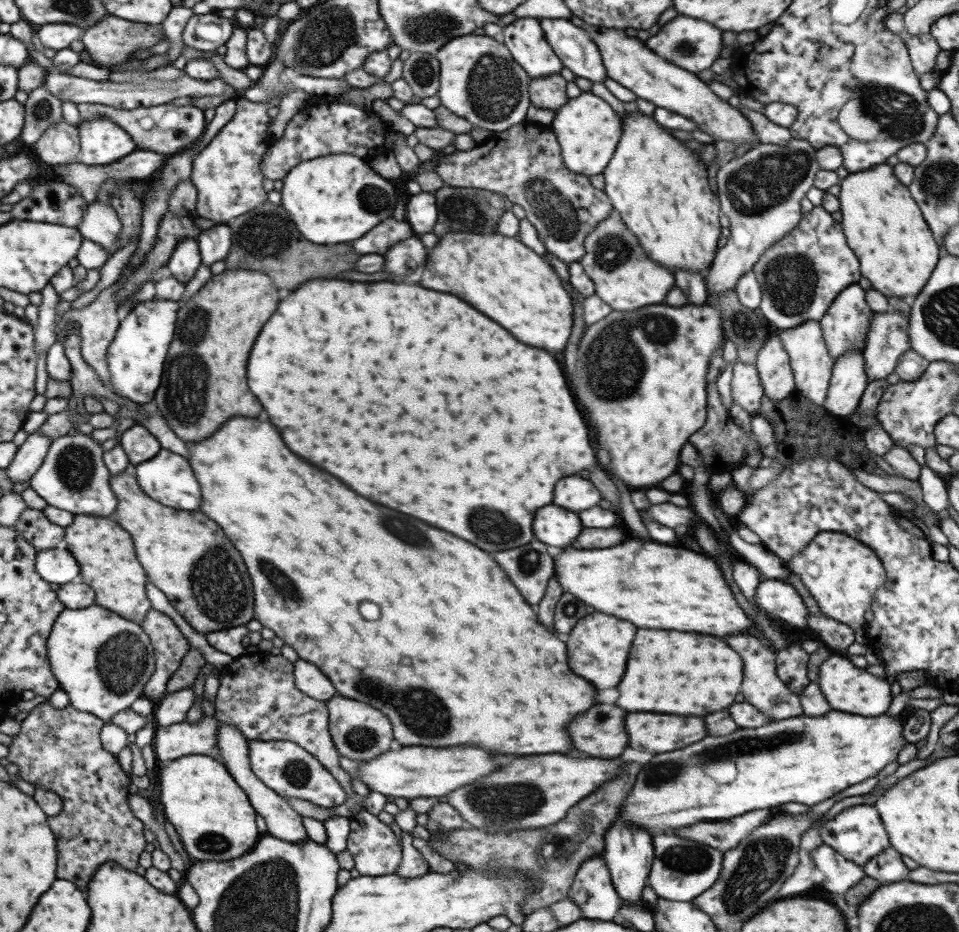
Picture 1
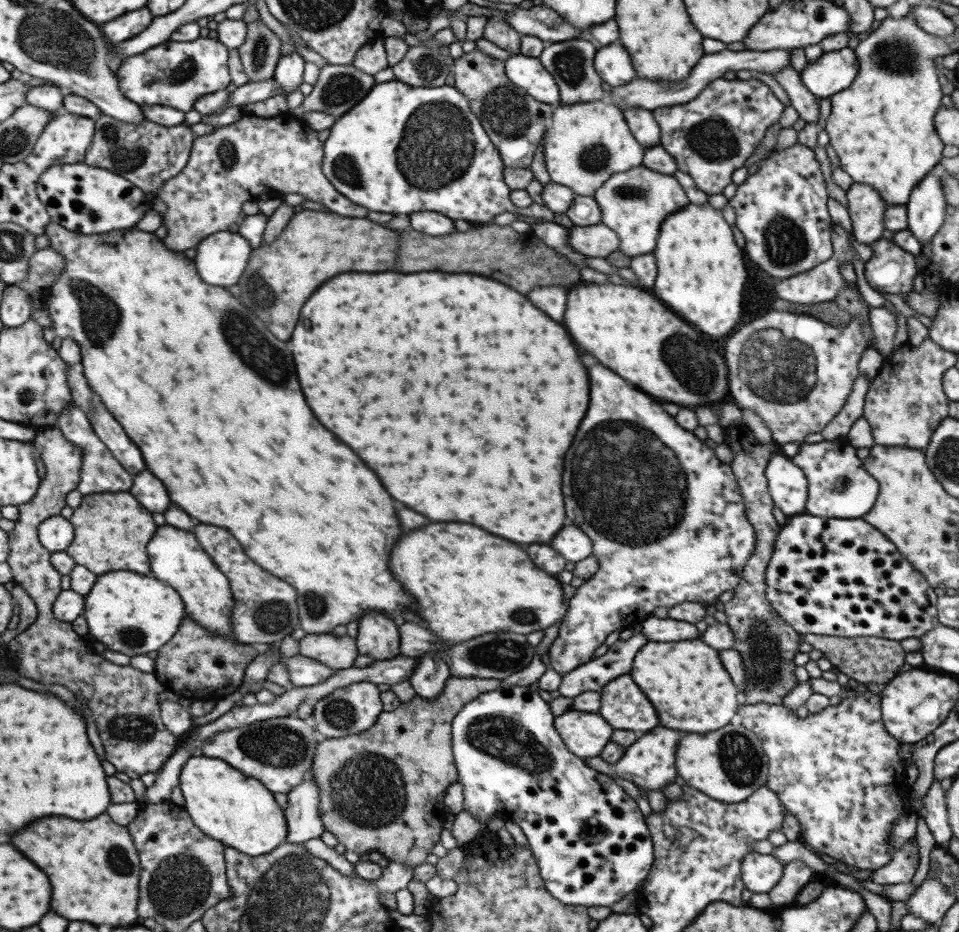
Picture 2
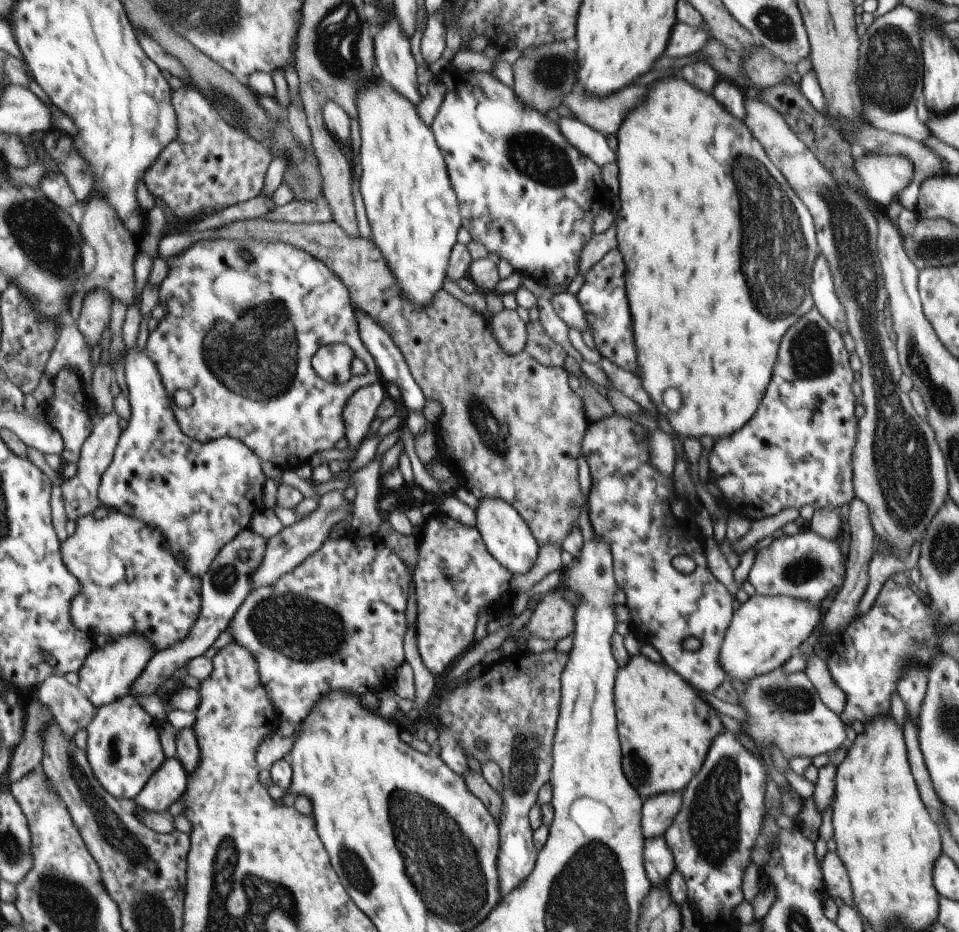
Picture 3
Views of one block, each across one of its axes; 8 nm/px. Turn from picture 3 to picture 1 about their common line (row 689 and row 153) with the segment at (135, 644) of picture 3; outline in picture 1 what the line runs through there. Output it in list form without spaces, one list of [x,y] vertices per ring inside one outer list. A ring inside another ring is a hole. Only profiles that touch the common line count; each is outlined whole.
[[[104,116],[83,120],[78,128],[78,163],[88,166],[111,165],[136,150],[133,140]]]

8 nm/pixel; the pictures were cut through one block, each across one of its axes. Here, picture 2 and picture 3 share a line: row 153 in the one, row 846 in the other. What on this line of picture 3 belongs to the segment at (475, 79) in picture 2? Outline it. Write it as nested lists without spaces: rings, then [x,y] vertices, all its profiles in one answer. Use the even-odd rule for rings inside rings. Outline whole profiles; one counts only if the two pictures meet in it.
[[[553,648],[541,654],[529,654],[523,650],[503,655],[495,662],[484,665],[481,674],[474,680],[462,682],[451,688],[441,698],[437,698],[438,706],[433,713],[436,715],[435,726],[449,730],[461,752],[467,754],[489,754],[489,760],[499,765],[503,788],[498,794],[503,800],[503,812],[499,814],[497,872],[499,878],[499,899],[505,898],[513,888],[523,882],[533,864],[535,864],[536,850],[532,841],[532,830],[529,828],[528,812],[537,800],[538,790],[547,783],[551,774],[551,746],[557,726],[560,705],[560,676],[563,666],[567,664],[567,655],[557,652]],[[475,739],[485,742],[485,750],[475,750]]]

